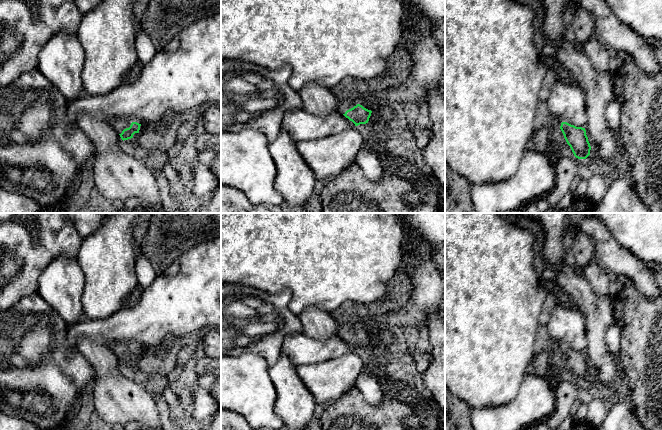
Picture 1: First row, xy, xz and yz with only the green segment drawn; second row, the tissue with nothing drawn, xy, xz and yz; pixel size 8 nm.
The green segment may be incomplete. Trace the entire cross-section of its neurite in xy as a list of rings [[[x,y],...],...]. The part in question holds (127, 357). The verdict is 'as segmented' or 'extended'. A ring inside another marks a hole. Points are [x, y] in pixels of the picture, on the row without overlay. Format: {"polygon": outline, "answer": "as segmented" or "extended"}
{"polygon": [[[113,341],[109,344],[109,347],[117,355],[123,365],[133,362],[135,357],[139,357],[141,350],[141,348],[133,346],[126,341]]], "answer": "extended"}

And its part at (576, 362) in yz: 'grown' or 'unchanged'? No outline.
grown

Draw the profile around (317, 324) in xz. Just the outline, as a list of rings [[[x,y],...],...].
[[[310,307],[298,315],[303,327],[303,334],[312,339],[326,340],[338,336],[338,318],[330,312],[317,307]]]

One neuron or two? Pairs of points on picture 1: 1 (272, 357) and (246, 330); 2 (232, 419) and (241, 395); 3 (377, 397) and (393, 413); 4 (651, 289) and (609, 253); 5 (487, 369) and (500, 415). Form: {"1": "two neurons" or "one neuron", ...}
{"1": "one neuron", "2": "two neurons", "3": "two neurons", "4": "one neuron", "5": "two neurons"}

